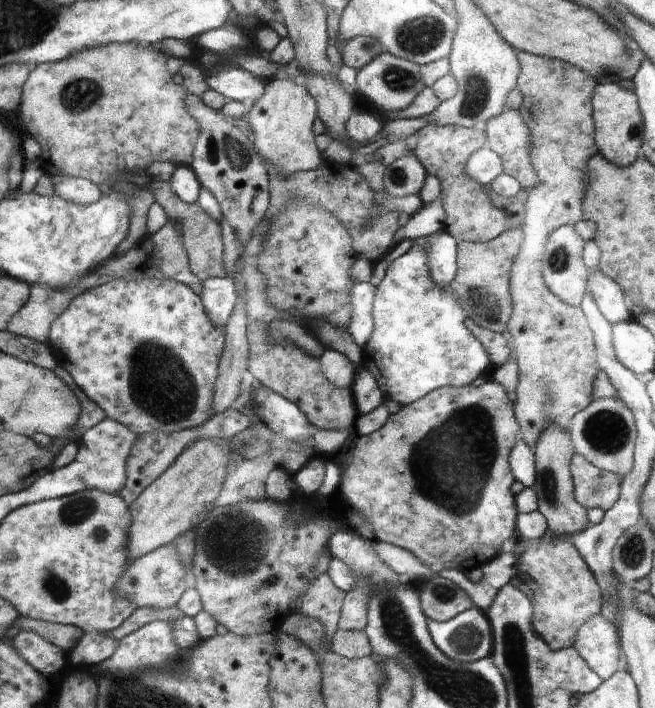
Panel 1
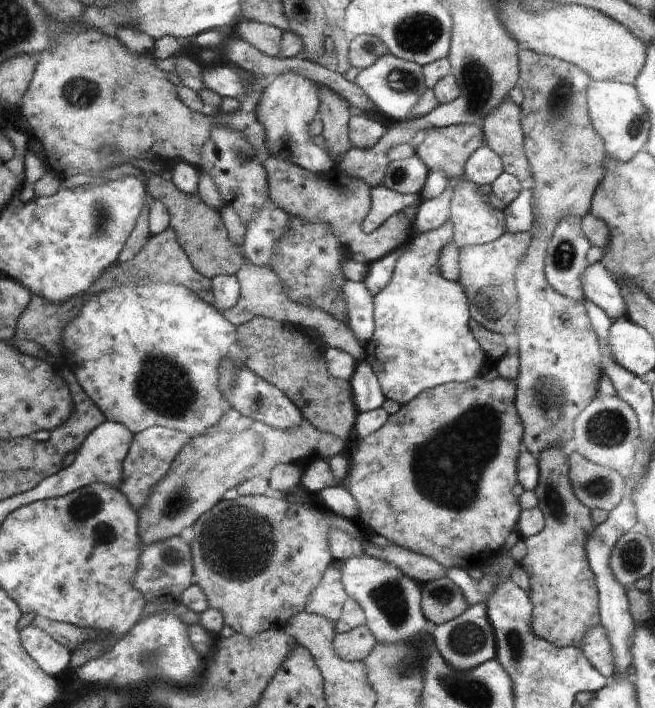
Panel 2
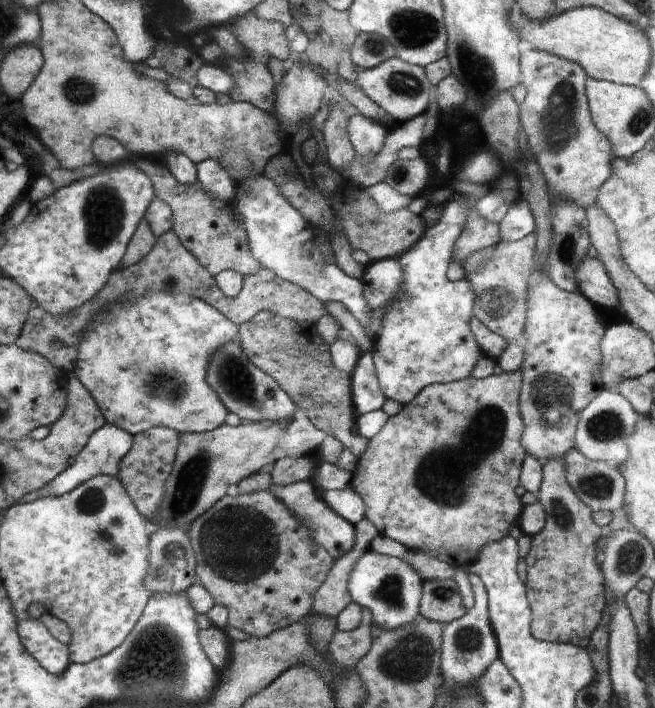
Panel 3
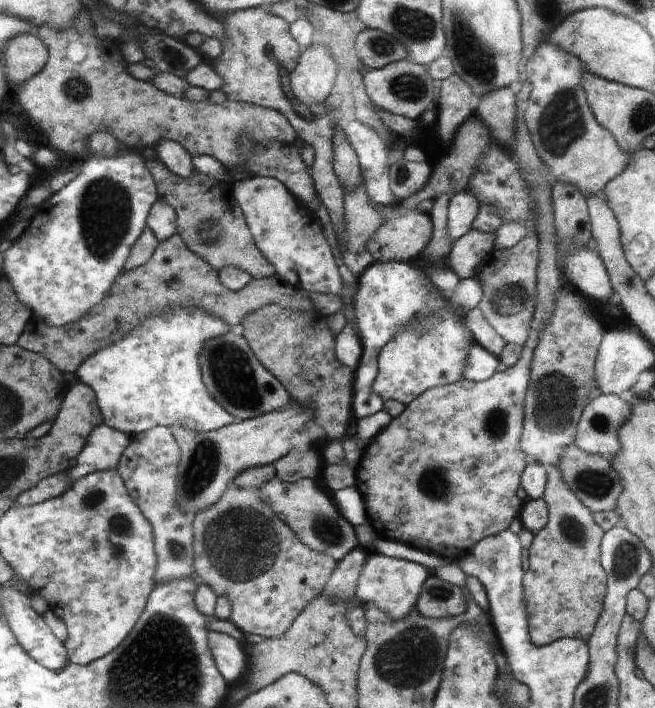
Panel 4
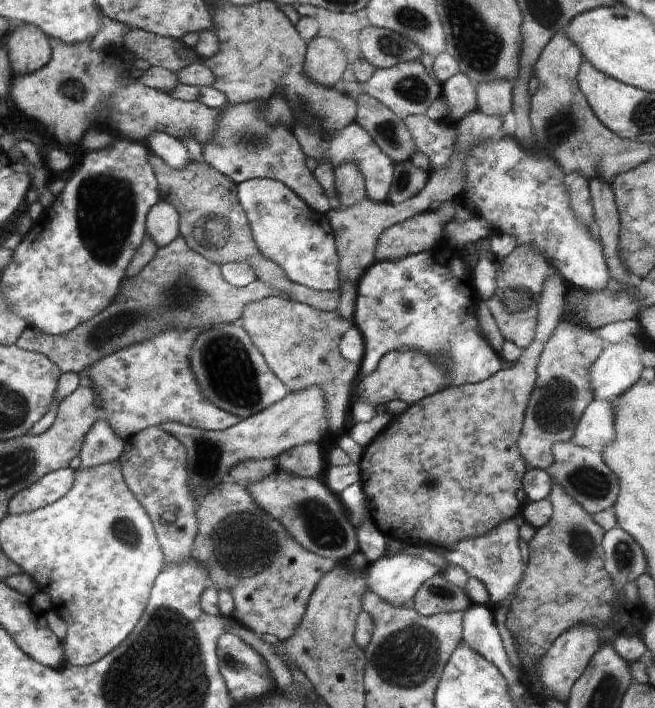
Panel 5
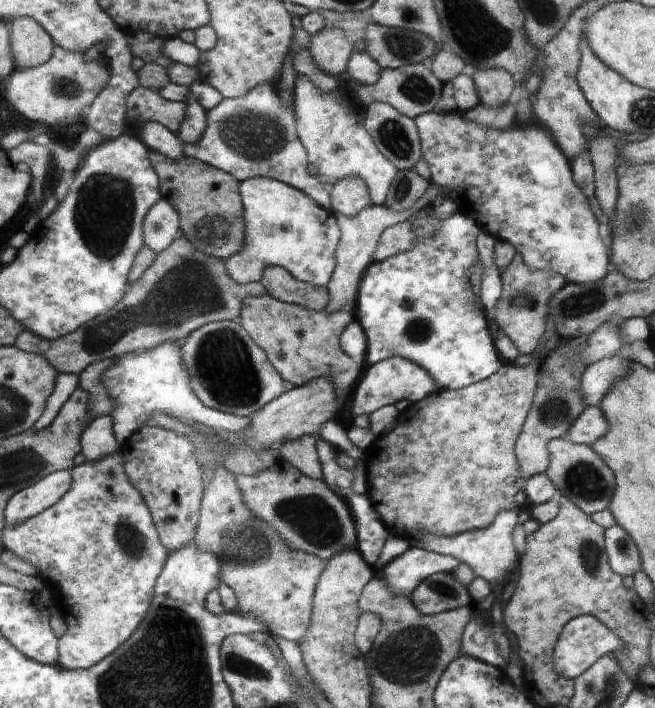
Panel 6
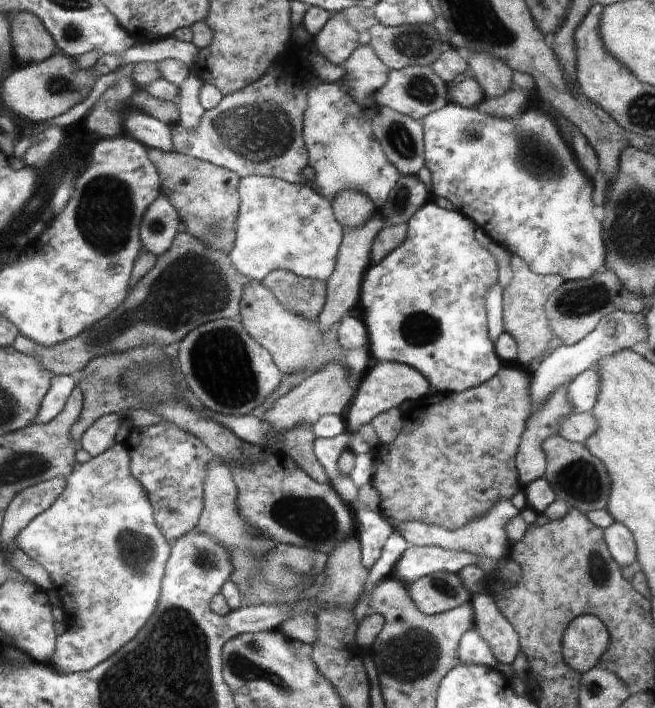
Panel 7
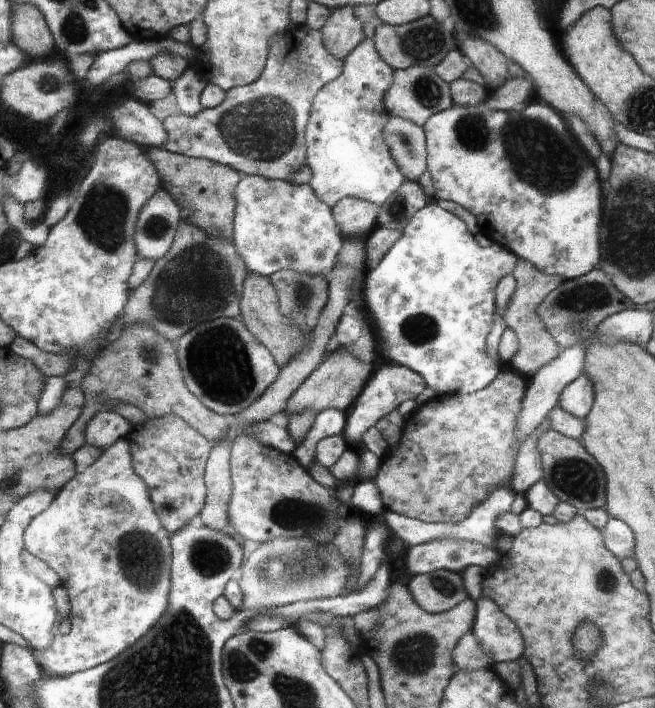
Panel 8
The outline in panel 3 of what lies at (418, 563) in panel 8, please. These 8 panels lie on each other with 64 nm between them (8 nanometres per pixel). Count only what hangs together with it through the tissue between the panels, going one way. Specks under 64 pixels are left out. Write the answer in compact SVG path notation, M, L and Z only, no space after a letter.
M368 550L362 554L350 574L348 592L352 601L358 603L365 611L369 622L374 622L384 630L396 630L414 624L414 620L419 618L423 580L416 574L416 570L412 570L402 559Z

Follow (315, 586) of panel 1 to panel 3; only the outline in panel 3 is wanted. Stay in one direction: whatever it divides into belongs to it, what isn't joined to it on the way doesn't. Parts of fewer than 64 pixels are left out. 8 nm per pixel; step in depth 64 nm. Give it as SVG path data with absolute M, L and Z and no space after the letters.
M368 520L358 522L356 530L360 530L360 538L358 538L360 542L350 552L334 559L327 580L320 586L315 594L315 601L312 602L311 612L314 614L324 614L336 618L352 602L352 596L348 592L350 574L352 574L356 562L362 558L362 554L370 550L370 540L378 534L374 524L370 524Z

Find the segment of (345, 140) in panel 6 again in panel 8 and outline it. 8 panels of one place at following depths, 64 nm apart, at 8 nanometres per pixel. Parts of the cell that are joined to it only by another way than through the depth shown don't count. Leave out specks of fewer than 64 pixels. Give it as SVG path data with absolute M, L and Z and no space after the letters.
M365 38L365 40L348 56L343 60L343 74L336 78L335 81L330 82L328 85L325 85L323 89L316 94L314 101L312 102L310 117L308 118L308 123L306 127L306 142L307 142L307 162L308 168L312 170L312 179L308 183L312 188L312 191L315 192L317 197L323 200L323 202L328 203L331 208L334 208L335 205L341 201L344 197L357 197L358 199L366 199L370 203L380 206L387 202L387 199L391 197L393 193L405 181L404 176L400 173L398 166L394 163L394 160L391 158L390 152L384 143L382 137L383 127L388 124L389 116L386 104L384 103L384 98L389 89L391 89L392 82L394 81L394 70L390 66L387 66L383 62L383 59L380 58L378 52L376 51L375 44L372 39Z

